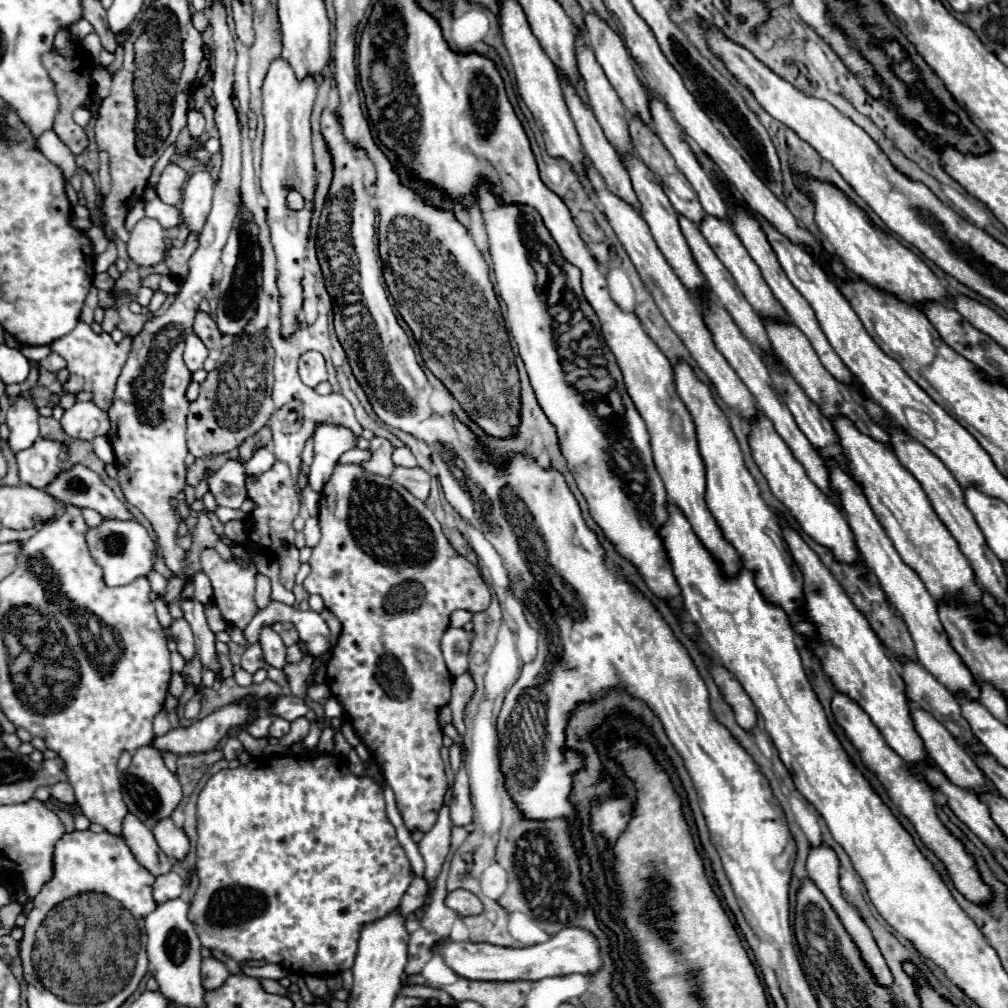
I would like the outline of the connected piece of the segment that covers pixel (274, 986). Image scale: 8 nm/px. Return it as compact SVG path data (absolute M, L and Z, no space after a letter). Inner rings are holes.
M262 978L260 984L262 984L262 988L264 988L268 994L280 994L280 996L286 996L286 994L288 994L288 990L286 990L280 982L276 982L276 980L266 980L266 978Z

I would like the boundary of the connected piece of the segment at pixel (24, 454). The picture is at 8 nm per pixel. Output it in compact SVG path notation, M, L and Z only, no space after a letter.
M36 440L30 448L16 454L20 480L34 486L46 488L60 474L62 446L54 440Z

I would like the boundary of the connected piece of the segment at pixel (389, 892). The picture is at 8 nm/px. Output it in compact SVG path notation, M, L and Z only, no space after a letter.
M318 754L314 758L302 756L260 756L252 762L238 766L234 770L220 770L214 774L198 796L196 806L198 816L198 844L196 844L196 874L198 874L198 890L190 902L190 922L196 928L200 944L208 950L220 950L236 962L244 960L262 960L274 962L286 968L292 974L340 974L342 970L352 968L358 938L364 924L380 920L394 912L400 906L404 892L408 890L414 874L410 862L406 858L404 848L396 838L396 830L386 816L386 804L382 788L372 778L358 778L350 772L348 762L340 756Z

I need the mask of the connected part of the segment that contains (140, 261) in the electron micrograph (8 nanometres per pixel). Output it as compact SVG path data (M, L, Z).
M152 218L138 220L128 240L128 256L138 266L154 266L160 260L164 260L166 256L164 228Z

